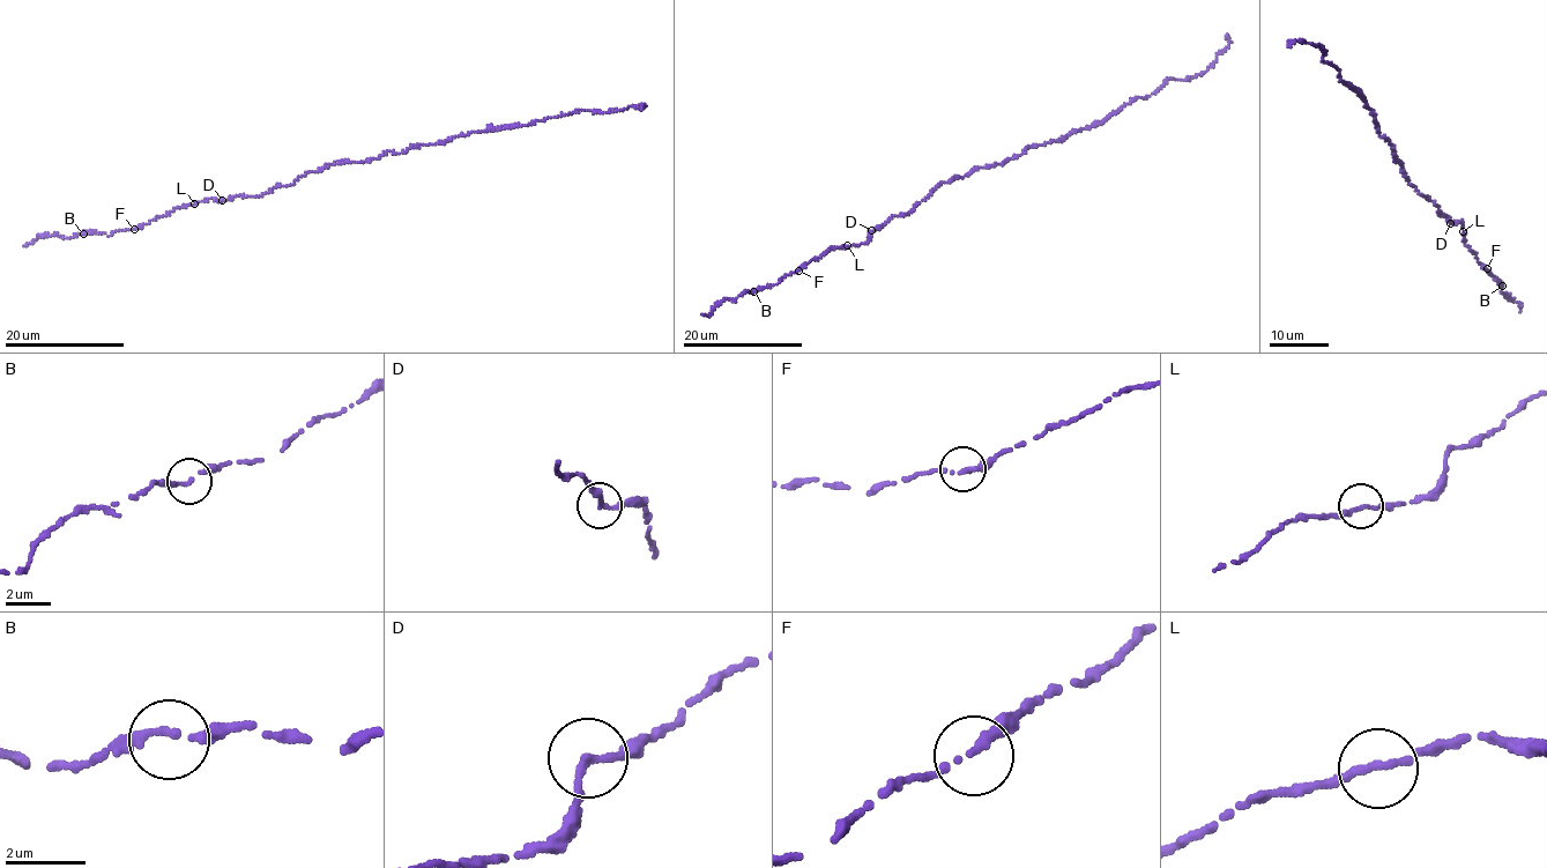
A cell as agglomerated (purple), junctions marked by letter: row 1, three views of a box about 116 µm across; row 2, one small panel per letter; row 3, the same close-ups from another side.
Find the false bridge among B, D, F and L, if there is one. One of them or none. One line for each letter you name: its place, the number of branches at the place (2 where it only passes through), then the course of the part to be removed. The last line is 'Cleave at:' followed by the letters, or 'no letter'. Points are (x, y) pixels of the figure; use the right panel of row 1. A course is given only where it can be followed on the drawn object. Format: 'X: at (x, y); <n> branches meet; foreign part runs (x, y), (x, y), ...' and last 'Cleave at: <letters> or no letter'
Cleave at: no letter

